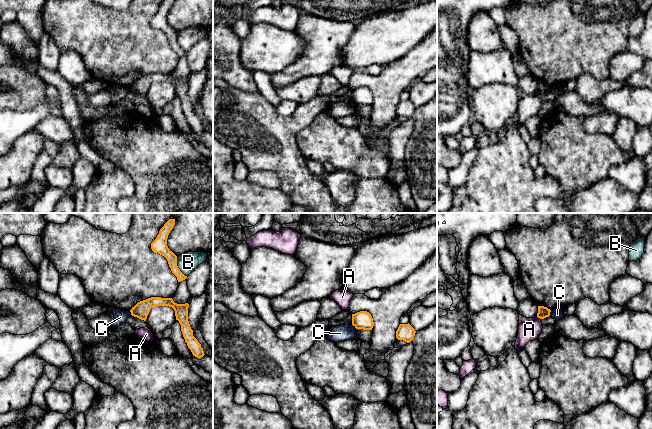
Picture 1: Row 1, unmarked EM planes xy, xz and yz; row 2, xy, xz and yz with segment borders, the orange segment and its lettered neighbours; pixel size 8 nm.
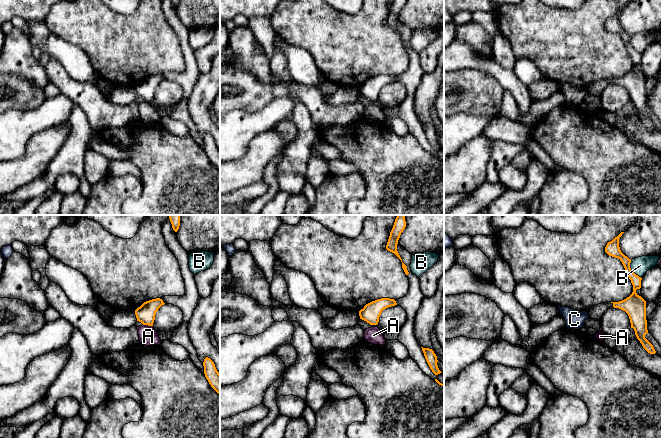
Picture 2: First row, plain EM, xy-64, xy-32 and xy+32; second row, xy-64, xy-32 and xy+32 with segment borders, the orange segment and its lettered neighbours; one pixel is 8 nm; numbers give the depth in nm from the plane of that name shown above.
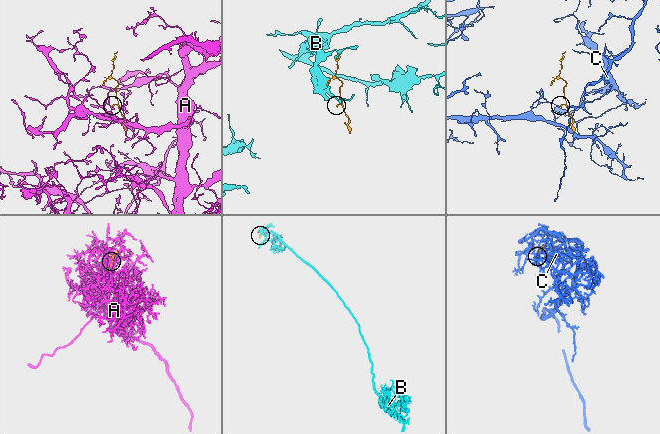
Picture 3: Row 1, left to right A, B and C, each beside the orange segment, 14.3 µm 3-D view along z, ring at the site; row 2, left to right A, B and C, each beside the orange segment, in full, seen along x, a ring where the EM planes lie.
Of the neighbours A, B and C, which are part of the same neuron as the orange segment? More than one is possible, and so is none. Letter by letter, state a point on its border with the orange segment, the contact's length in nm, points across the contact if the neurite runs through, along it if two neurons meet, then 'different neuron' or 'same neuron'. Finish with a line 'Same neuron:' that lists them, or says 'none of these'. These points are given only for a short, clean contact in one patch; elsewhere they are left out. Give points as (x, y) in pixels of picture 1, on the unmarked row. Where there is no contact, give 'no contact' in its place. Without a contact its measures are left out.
A: yz (539, 93) | 40 nm | same neuron
B: xy (177, 43) | 170 nm | different neuron
C: xz (355, 103) | 70 nm | along xz (352, 100), (358, 105) | different neuron
Same neuron: A

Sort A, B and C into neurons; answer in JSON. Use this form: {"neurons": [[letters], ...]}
{"neurons": [["A"], ["B"], ["C"]]}

